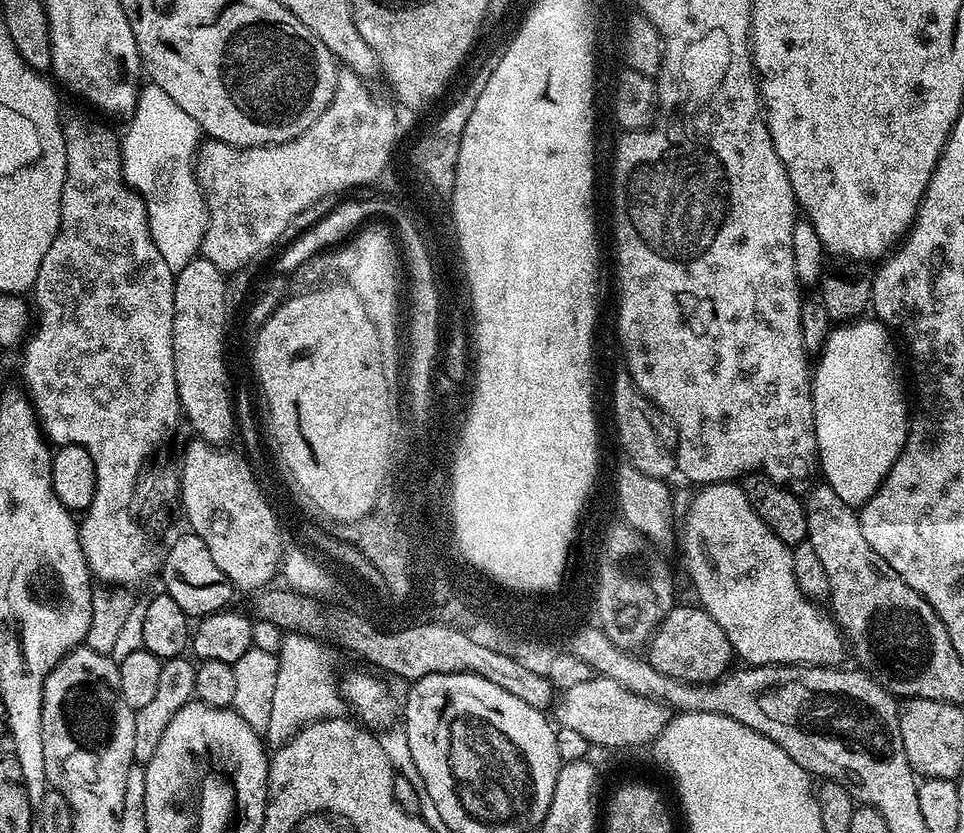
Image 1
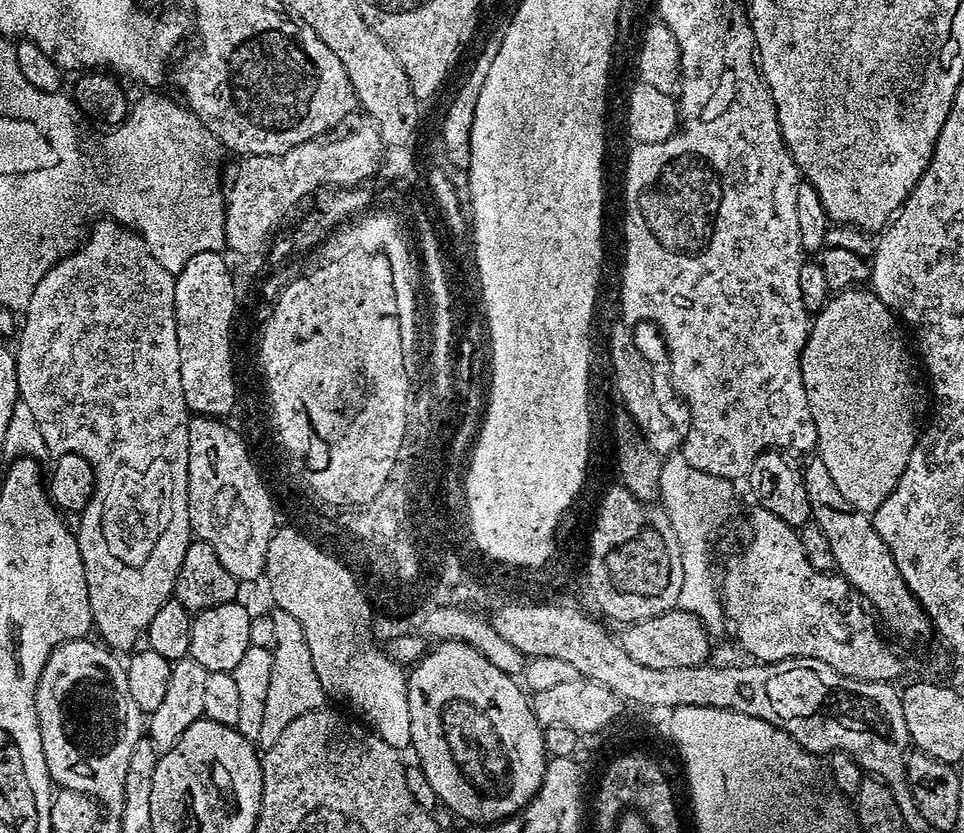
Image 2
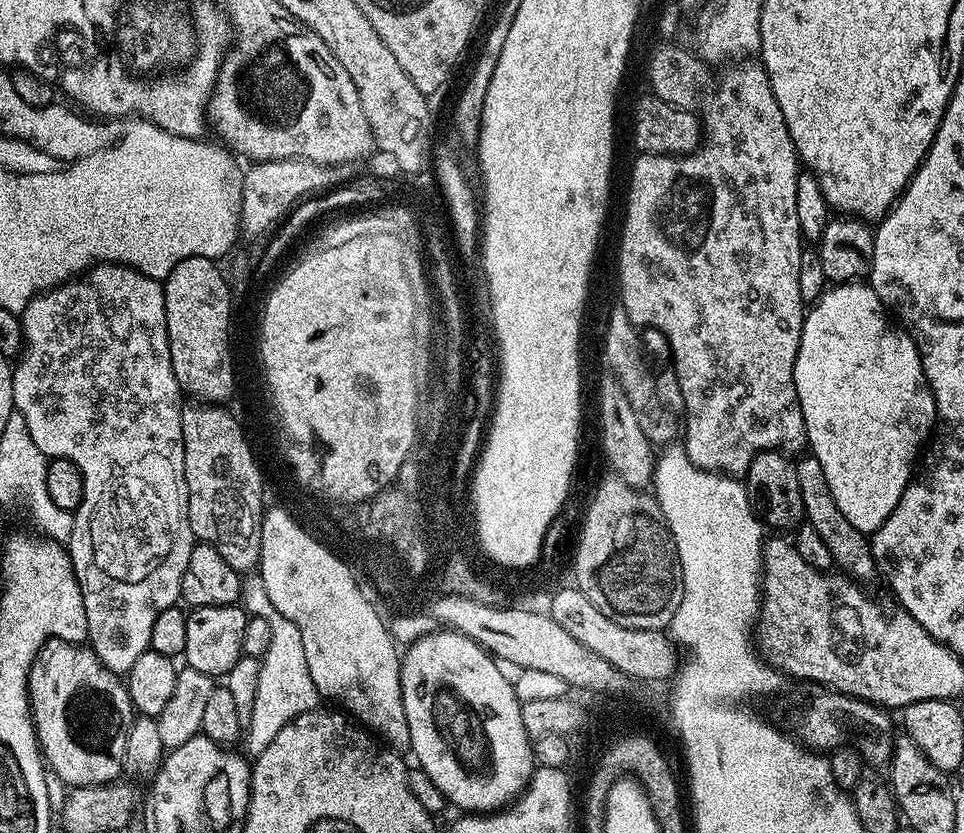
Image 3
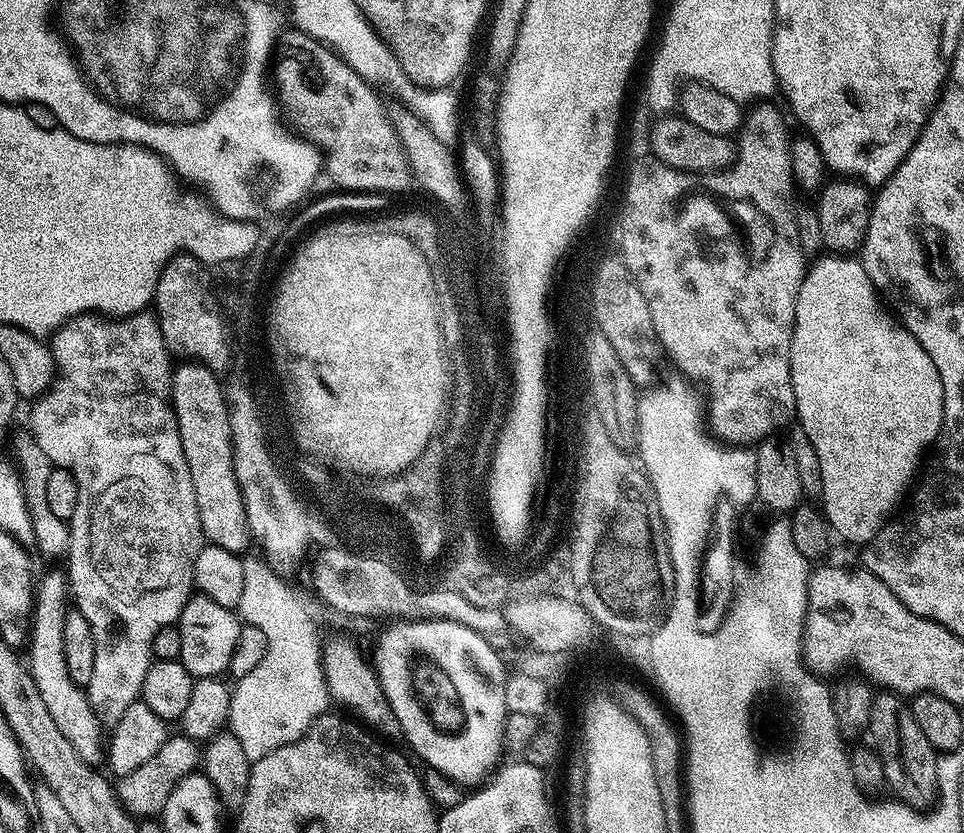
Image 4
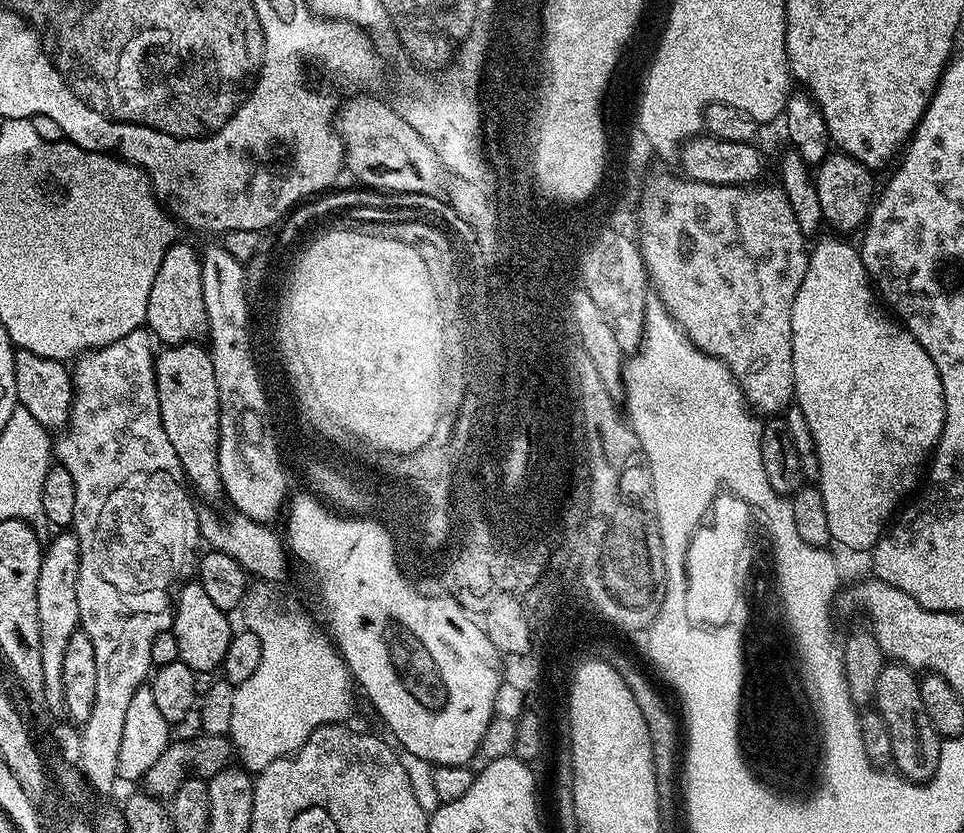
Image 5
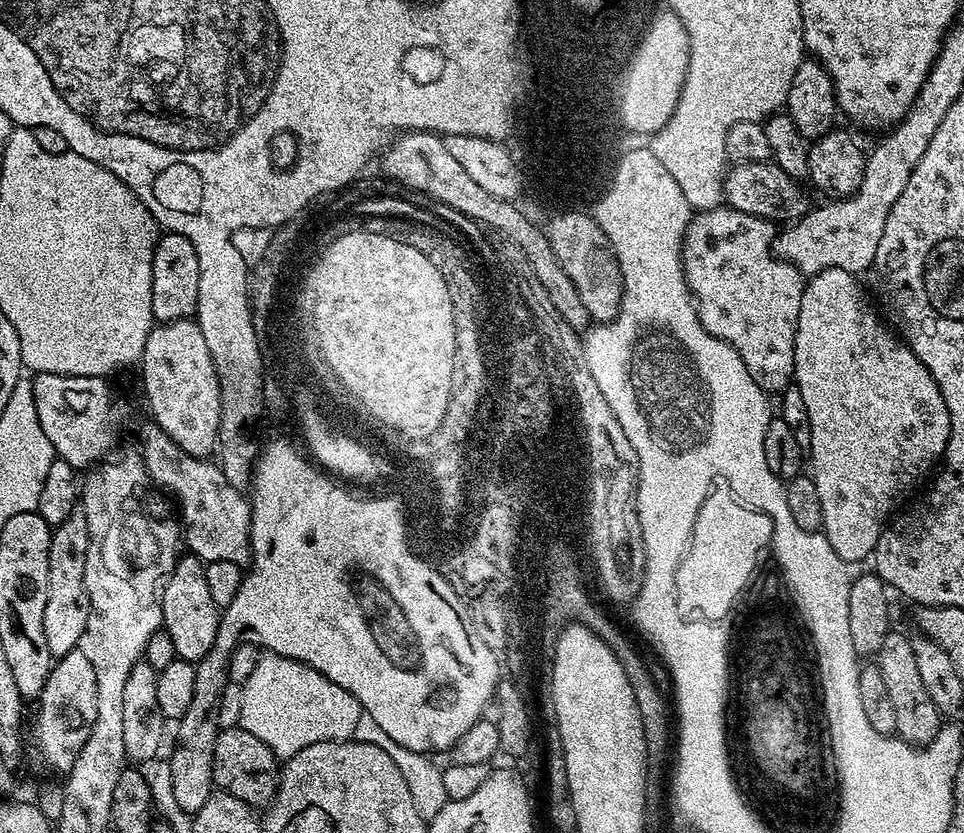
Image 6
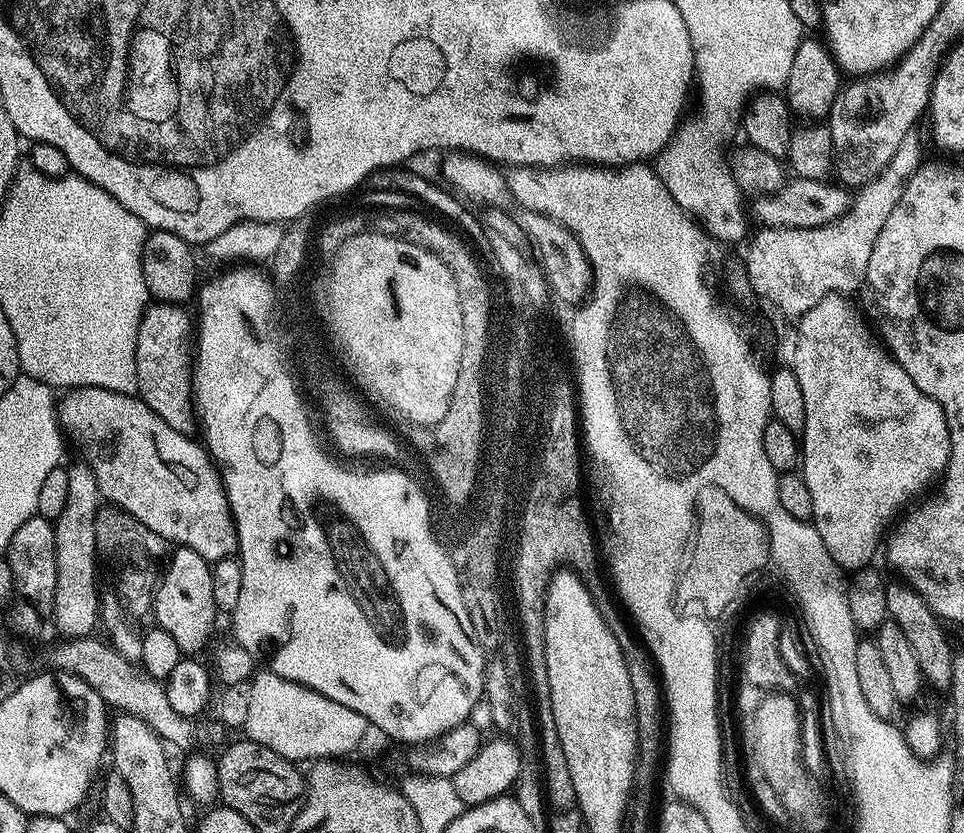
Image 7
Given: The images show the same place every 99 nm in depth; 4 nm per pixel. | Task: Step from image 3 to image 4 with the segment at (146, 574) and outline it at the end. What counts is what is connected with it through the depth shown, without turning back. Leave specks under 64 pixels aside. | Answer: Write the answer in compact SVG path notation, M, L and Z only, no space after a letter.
M143 310L132 315L121 315L109 318L104 314L79 314L69 318L50 337L52 363L55 379L44 392L35 397L32 408L32 431L30 436L40 449L40 455L58 468L65 468L74 474L74 482L78 482L78 506L70 521L71 536L66 555L66 579L71 595L76 595L75 611L82 613L86 622L90 622L90 630L94 634L92 649L94 650L94 674L90 674L90 682L86 686L88 700L92 703L97 715L105 725L111 726L122 718L126 706L140 699L142 682L146 678L146 670L153 662L152 643L158 630L175 625L179 621L186 602L194 595L194 562L200 549L206 543L206 537L198 518L198 502L194 498L194 482L190 478L190 466L186 466L186 454L182 454L182 438L178 434L178 422L172 409L172 373L174 360L168 347L164 345L162 330L151 311Z

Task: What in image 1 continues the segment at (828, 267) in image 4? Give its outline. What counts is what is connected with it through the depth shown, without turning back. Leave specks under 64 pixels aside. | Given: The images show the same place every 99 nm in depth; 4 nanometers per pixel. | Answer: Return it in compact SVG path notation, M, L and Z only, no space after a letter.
M857 318L843 326L836 326L831 329L824 343L824 349L819 352L817 362L814 364L812 378L812 405L814 406L814 430L816 431L816 455L818 457L818 468L822 473L823 483L828 484L842 498L842 502L853 506L863 506L882 486L886 474L894 466L894 462L902 454L905 444L908 443L908 425L910 423L910 408L908 412L908 400L904 397L904 384L900 381L900 372L896 369L896 352L892 349L893 337L889 329L885 328L875 318Z

